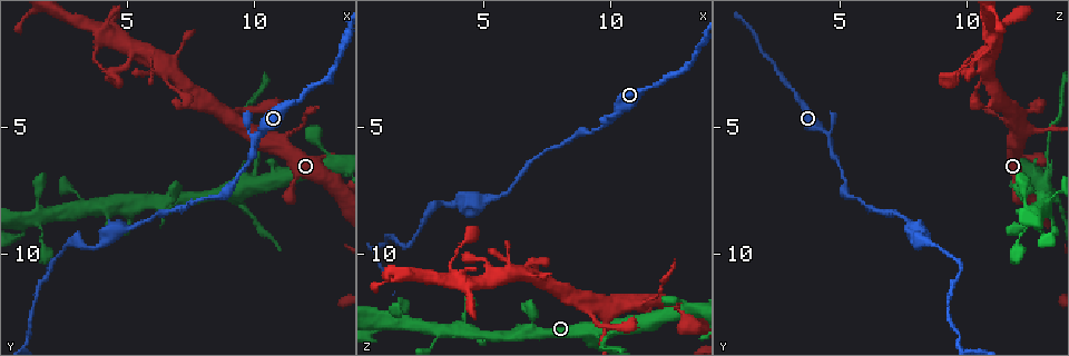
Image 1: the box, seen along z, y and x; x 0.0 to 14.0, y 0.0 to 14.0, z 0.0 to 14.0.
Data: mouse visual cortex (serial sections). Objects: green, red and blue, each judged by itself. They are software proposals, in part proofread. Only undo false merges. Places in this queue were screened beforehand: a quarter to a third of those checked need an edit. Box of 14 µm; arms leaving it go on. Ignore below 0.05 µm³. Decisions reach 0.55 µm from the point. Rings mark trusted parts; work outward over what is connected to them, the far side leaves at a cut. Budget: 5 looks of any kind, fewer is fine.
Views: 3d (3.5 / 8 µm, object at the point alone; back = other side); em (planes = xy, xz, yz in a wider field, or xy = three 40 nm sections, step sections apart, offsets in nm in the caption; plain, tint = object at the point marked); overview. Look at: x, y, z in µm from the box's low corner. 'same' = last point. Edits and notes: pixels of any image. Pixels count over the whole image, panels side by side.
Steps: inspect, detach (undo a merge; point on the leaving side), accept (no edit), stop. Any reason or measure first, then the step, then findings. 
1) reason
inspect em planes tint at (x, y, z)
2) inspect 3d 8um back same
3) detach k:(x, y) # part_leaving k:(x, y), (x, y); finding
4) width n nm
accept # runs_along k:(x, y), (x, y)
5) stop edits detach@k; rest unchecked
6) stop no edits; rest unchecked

inspect 3d 3.5um back at (11.1, 5.4, 12.0)

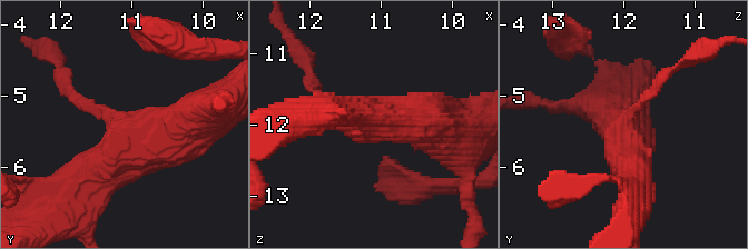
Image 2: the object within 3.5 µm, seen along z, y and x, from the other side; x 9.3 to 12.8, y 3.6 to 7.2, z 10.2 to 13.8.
inspect em planes tint at (11.15, 5.45, 11.95)

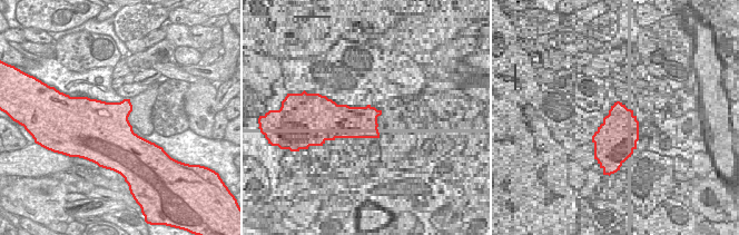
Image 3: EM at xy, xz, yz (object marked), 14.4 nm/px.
arms 3; arm_widths 150, 500, 700 nm
detach 2:(316, 86) # part_leaving 2:(89, 103), (38, 49); a second cell is stuck on

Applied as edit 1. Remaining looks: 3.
inspect 3d 3.5um at (11.4, 7.4, 11.8)

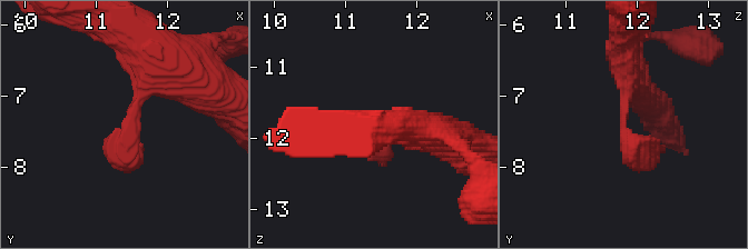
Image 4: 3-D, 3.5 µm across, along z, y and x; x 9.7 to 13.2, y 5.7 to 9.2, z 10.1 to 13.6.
now the EM
inspect em xy step 3 tint at (11.40, 7.45, 11.85)

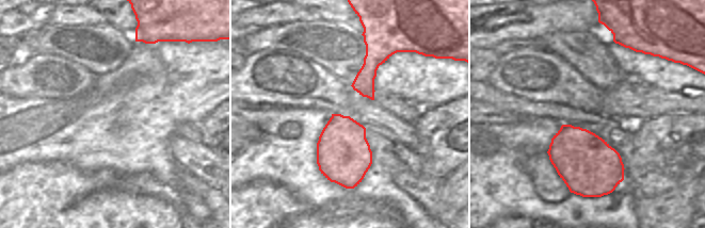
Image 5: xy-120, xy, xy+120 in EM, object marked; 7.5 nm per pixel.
inspect em xy step 2 tint same

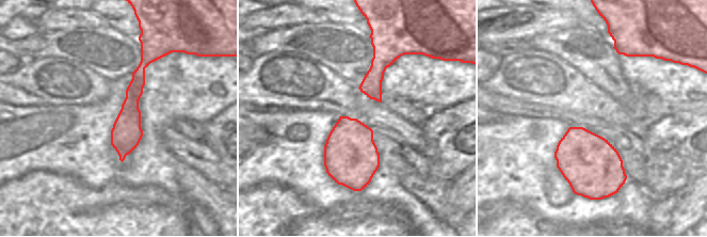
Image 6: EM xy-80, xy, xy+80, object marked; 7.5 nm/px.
accept # runs_along 6:(148, 54), (132, 95), (122, 157); all the same cell

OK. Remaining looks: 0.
stop edits detach@2; rest unchecked

